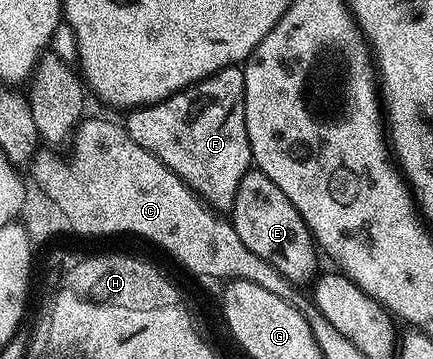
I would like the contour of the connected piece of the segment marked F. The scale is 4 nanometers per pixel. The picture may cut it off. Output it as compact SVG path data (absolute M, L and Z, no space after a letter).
M242 67L223 68L212 76L174 92L156 104L126 113L129 138L182 178L203 203L220 214L230 213L237 186L252 167L249 134L245 130L245 78Z

